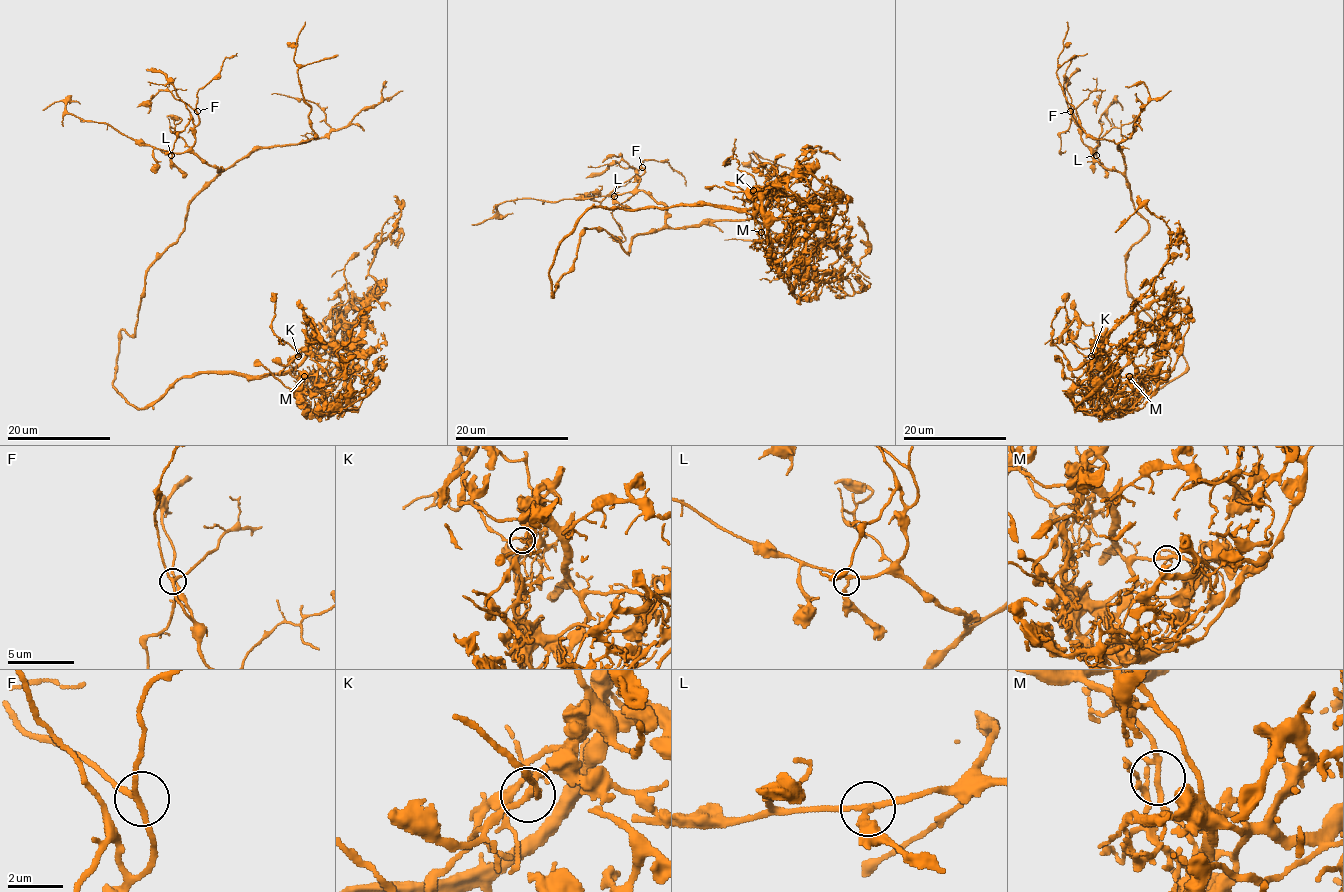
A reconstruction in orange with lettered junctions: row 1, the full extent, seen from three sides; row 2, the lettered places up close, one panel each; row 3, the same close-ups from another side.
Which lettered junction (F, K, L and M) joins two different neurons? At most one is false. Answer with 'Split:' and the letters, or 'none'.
Split: none

